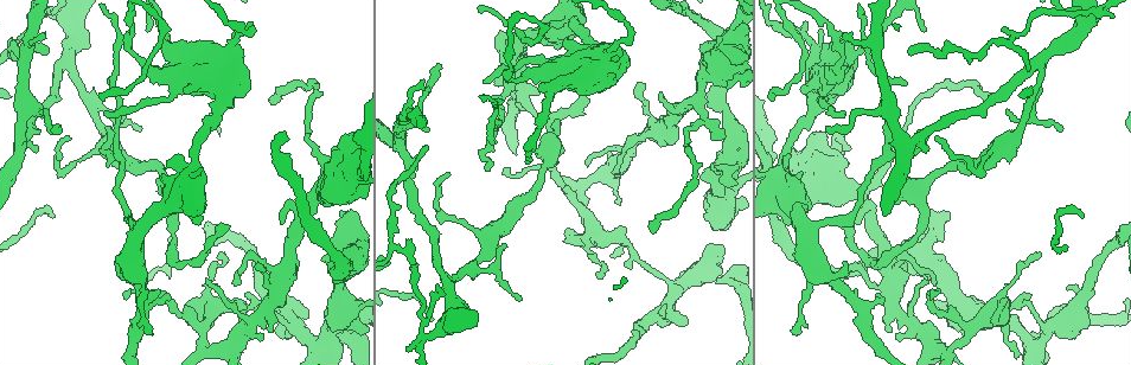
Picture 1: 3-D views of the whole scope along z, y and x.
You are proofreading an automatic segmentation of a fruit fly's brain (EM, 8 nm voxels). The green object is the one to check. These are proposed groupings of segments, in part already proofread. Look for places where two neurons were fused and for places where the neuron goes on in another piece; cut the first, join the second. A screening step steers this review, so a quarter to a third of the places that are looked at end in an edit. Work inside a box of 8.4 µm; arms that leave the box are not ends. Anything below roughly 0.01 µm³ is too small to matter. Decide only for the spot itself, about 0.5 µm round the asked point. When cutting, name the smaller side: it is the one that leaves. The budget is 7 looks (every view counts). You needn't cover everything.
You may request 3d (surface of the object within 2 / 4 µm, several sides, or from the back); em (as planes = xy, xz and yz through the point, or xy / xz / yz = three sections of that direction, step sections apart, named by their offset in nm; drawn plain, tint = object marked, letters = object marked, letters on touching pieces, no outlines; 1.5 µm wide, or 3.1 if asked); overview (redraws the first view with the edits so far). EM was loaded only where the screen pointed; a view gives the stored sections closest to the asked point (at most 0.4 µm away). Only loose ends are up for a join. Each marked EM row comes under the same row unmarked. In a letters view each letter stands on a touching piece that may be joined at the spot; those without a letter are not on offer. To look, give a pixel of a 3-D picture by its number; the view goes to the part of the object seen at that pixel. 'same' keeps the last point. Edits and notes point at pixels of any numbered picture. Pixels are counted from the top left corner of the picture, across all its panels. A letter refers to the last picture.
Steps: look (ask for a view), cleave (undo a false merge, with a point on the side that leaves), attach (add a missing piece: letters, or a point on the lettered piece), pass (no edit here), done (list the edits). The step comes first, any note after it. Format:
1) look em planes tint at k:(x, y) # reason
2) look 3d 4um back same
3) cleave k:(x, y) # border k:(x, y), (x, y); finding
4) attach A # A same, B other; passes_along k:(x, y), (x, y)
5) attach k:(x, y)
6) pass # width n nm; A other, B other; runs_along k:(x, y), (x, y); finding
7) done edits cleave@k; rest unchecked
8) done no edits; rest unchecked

look em planes letters at 1:(557, 121) # branch stops here

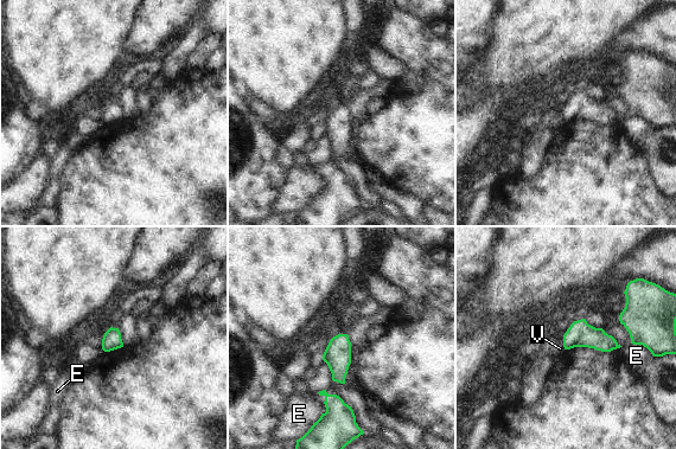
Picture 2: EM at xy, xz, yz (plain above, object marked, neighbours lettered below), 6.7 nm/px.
pass # E other, V other; border 2:(562, 344), (565, 350); none of them fits

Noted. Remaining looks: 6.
look 3d 4um at 1:(707, 122) # a fork

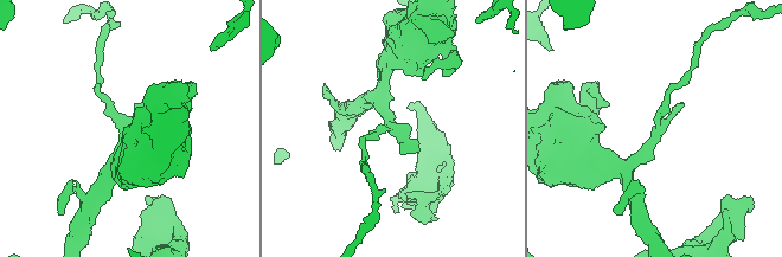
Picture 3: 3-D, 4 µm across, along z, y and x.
look em planes letters at 3:(392, 128)

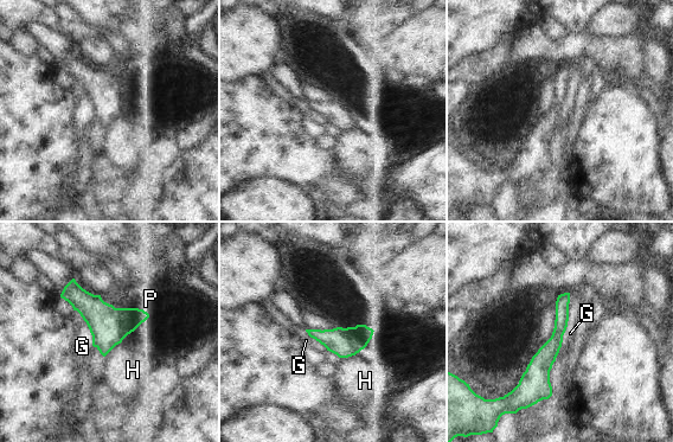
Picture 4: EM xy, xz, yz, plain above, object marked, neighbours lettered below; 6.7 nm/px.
pass # width 120 nm; G other, H other, P other; border 4:(568, 320), (562, 346), (555, 360); continuous, no second neuron

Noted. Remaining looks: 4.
look em planes letters at 1:(294, 329) # four arms meet

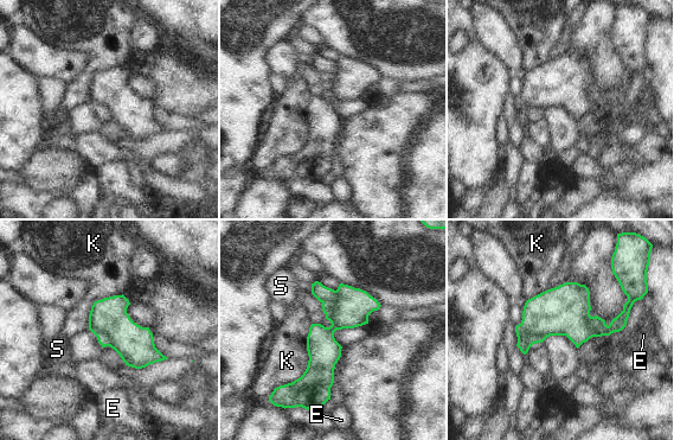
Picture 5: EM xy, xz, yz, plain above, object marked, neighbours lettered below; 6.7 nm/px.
cleave 5:(351, 308) # width 220 nm; E other, K other, S other; border 5:(336, 291), (331, 301), (322, 304); a second neuron is stuck on

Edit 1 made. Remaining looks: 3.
done edits cleave@5; rest unchecked

